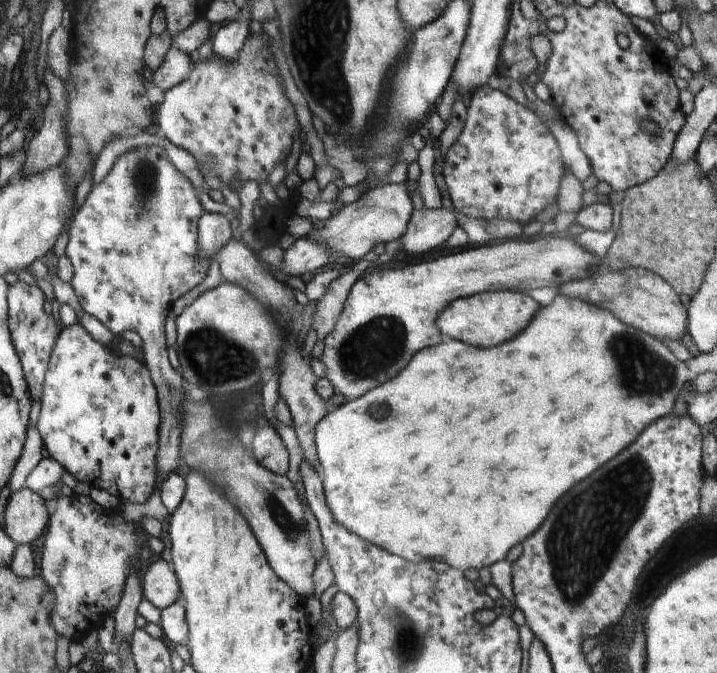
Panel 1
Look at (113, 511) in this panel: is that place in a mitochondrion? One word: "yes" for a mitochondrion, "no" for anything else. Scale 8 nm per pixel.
no

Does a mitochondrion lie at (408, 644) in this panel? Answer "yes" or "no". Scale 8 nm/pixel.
yes

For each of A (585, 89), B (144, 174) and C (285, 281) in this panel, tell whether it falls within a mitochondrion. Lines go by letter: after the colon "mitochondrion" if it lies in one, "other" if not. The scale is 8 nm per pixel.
A: mitochondrion
B: mitochondrion
C: other

